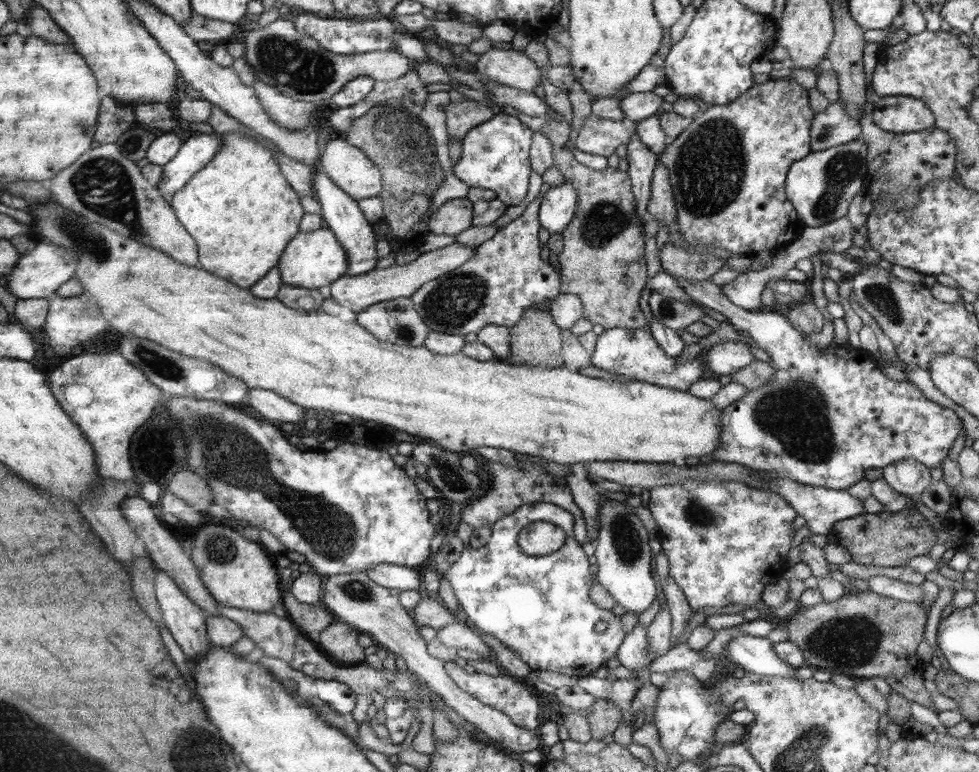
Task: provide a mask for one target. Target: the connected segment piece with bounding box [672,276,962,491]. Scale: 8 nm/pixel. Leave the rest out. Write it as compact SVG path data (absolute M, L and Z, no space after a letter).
M678 276L672 277L678 281L678 285L684 287L684 291L686 291L696 303L699 303L703 307L711 308L726 316L726 318L728 318L728 323L732 324L738 332L748 332L748 334L750 334L752 337L750 346L762 348L762 350L768 352L770 358L772 358L771 365L772 368L774 368L774 373L772 373L770 381L766 381L766 383L760 385L760 387L748 389L748 393L746 393L744 397L738 399L738 402L732 403L725 409L722 409L722 444L718 447L716 452L713 452L712 456L715 461L743 465L754 471L775 474L778 477L783 478L790 478L790 480L802 485L842 491L847 491L850 486L854 486L854 484L863 480L865 478L866 470L885 468L888 464L901 462L902 460L905 460L905 458L915 458L915 460L918 460L918 462L924 464L930 470L935 467L942 467L944 458L948 456L950 447L962 430L962 420L954 410L930 402L928 398L922 396L922 392L920 392L920 390L914 386L914 383L910 381L896 382L896 380L888 380L888 378L884 376L884 372L880 370L880 366L878 366L872 358L860 358L860 350L858 350L858 347L854 347L848 339L844 340L844 342L836 342L836 340L833 339L827 346L819 348L817 345L814 345L814 343L808 341L808 335L799 330L789 317L784 314L783 310L750 310L740 308L740 306L734 304L726 294L722 292L722 286L719 287L713 283L711 279L700 280L700 282L688 282L688 280L680 280Z

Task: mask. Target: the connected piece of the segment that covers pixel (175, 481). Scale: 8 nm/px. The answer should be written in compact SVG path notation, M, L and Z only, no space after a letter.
M188 470L176 472L168 482L167 490L188 506L202 512L213 504L210 488L197 473Z

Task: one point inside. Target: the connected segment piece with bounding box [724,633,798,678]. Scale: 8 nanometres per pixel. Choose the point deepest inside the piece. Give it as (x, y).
(756, 655)

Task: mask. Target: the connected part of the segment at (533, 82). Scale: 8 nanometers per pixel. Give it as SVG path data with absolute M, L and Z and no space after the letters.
M492 47L488 52L481 54L475 65L478 67L481 74L488 74L492 80L496 80L496 82L506 84L506 86L512 88L517 88L518 90L534 92L535 88L542 84L541 68L533 61L530 61L528 56L525 56L524 52L515 50L498 50L498 48Z

